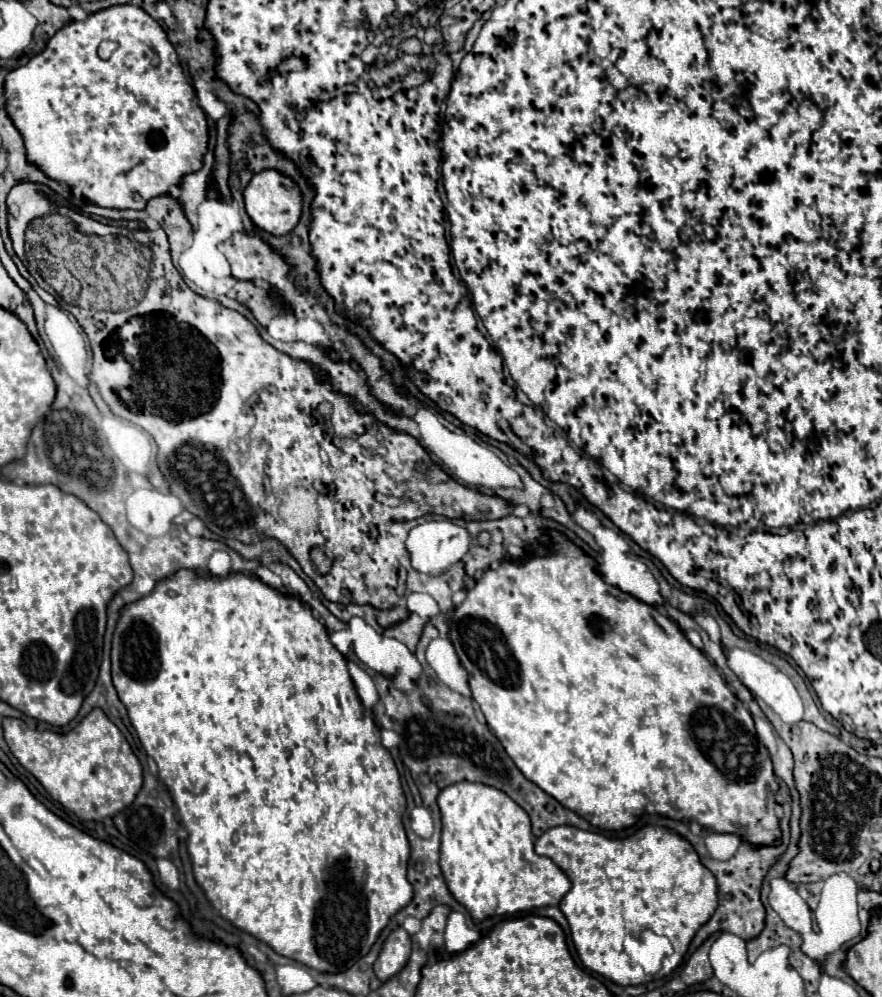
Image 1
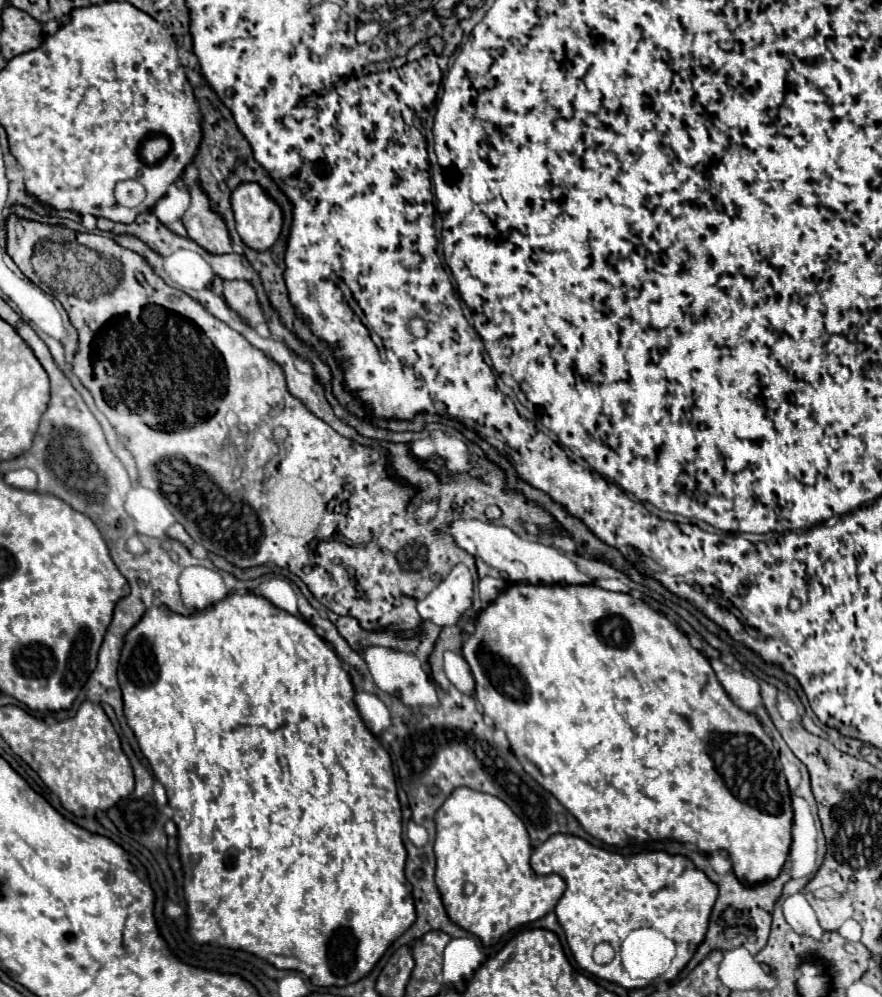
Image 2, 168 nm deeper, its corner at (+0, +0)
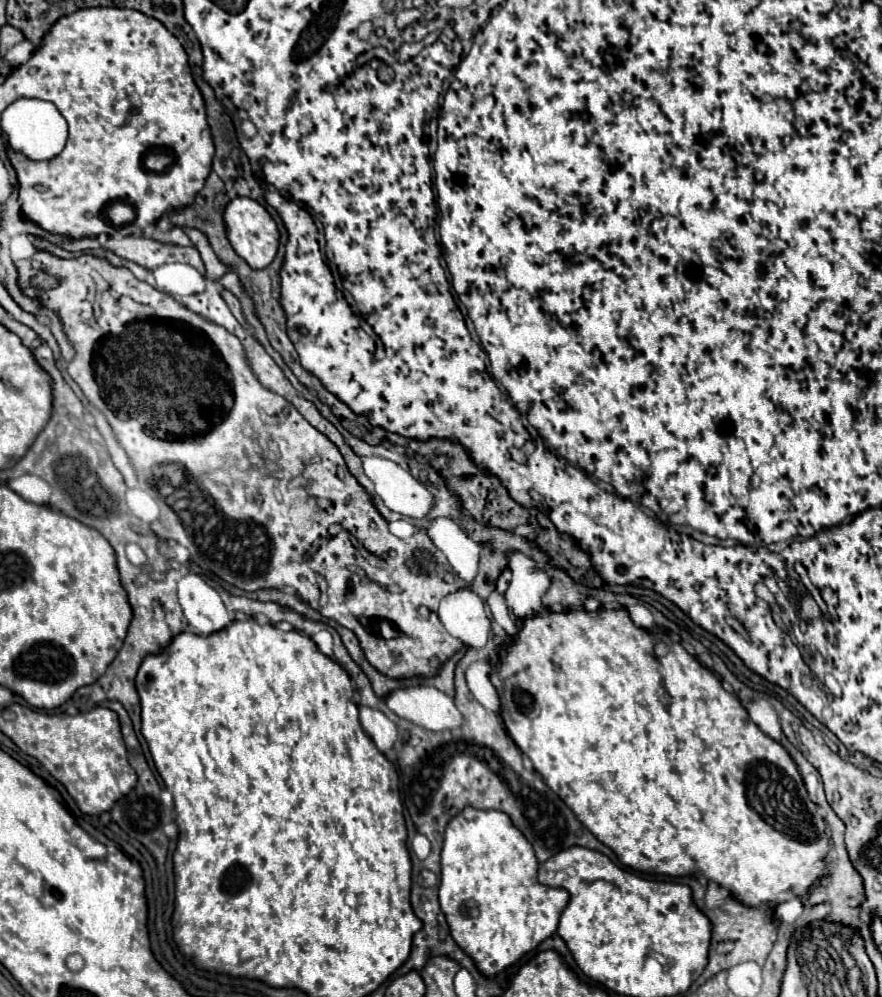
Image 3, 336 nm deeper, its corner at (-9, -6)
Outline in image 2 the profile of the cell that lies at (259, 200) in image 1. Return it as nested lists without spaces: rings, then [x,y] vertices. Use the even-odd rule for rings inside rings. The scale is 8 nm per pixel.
[[[260,183],[240,185],[240,189],[232,193],[232,209],[236,229],[248,247],[264,251],[274,245],[284,223],[282,209]]]

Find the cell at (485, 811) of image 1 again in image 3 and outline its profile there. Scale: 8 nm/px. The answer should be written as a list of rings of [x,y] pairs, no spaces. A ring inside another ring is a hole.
[[[465,807],[465,811],[461,811],[461,815],[453,817],[445,829],[443,835],[443,849],[441,849],[441,879],[439,879],[439,905],[441,911],[447,919],[449,931],[453,941],[473,959],[475,967],[479,973],[483,973],[489,979],[495,979],[497,973],[501,973],[503,969],[507,969],[509,965],[517,963],[525,953],[533,951],[535,947],[539,947],[541,941],[545,941],[547,937],[551,937],[557,931],[557,923],[559,923],[559,915],[565,909],[567,901],[569,901],[569,893],[565,889],[551,889],[545,885],[537,883],[537,857],[533,847],[529,847],[529,841],[525,839],[525,835],[521,835],[521,831],[517,831],[517,827],[513,827],[513,823],[509,823],[509,817],[501,811],[477,811],[473,807]]]

